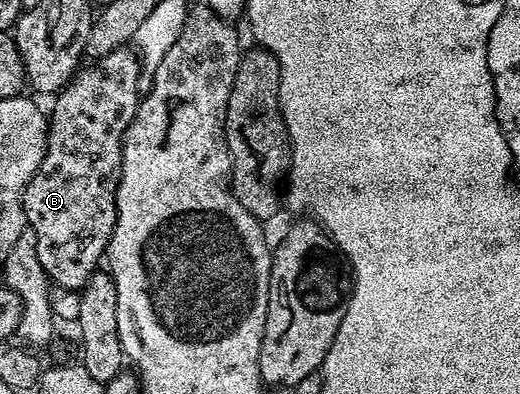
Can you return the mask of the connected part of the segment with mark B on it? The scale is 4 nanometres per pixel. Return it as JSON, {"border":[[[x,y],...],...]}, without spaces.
{"border":[[[121,48],[108,52],[103,58],[97,59],[93,64],[83,65],[81,69],[75,73],[74,77],[66,84],[66,89],[58,91],[53,99],[54,111],[51,109],[48,114],[48,133],[46,135],[46,155],[40,164],[38,173],[32,175],[26,183],[26,191],[22,197],[24,204],[24,212],[26,213],[26,224],[32,228],[32,232],[36,232],[38,239],[36,240],[36,252],[40,256],[40,264],[44,268],[47,278],[55,287],[62,287],[66,290],[81,291],[82,286],[88,281],[92,275],[99,269],[98,261],[103,261],[104,255],[107,253],[110,237],[114,231],[116,224],[116,216],[118,209],[116,208],[116,192],[118,191],[118,177],[122,171],[122,138],[126,134],[128,124],[136,116],[138,104],[140,101],[140,93],[137,88],[137,78],[140,76],[141,68],[139,66],[139,55],[133,49]]]}

